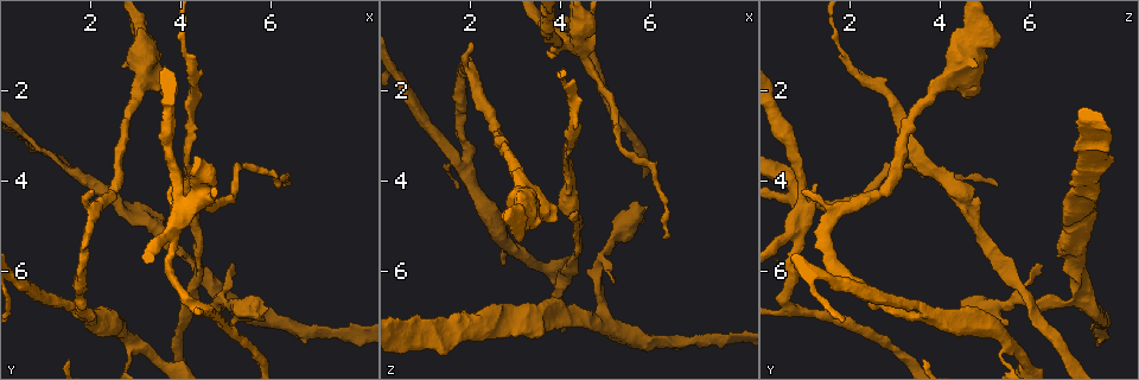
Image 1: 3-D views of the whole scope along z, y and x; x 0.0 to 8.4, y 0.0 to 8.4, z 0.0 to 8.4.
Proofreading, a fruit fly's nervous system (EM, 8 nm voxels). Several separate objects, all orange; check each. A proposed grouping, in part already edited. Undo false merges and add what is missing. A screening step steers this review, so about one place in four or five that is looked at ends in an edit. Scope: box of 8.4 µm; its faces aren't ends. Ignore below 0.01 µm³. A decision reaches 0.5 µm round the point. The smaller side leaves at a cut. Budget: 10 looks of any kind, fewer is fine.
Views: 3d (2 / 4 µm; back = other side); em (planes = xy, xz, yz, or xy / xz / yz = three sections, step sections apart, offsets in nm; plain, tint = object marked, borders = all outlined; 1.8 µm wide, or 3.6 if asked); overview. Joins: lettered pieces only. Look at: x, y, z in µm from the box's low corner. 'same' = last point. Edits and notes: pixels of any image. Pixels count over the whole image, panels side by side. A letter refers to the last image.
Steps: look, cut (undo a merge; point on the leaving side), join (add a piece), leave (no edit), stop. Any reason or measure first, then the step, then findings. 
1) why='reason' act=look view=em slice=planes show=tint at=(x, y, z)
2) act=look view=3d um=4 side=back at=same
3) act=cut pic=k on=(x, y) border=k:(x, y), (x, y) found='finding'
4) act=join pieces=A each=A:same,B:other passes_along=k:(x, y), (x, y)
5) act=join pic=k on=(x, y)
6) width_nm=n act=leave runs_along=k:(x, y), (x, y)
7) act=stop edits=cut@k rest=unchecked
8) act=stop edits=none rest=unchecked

why='free end' act=look view=em slice=yz step=8 show=plain at=(5.70, 6.75, 4.45)

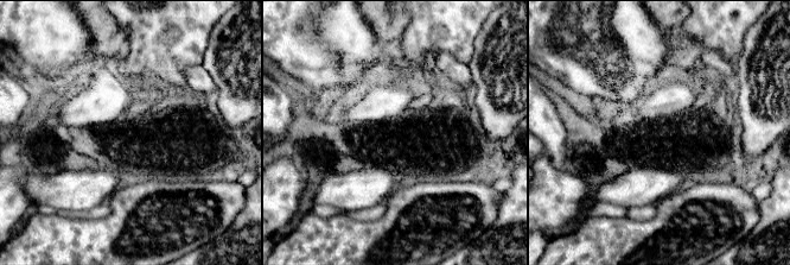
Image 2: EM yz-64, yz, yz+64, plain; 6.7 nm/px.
why='where the object lies' act=look view=em slice=yz step=8 show=tint at=same

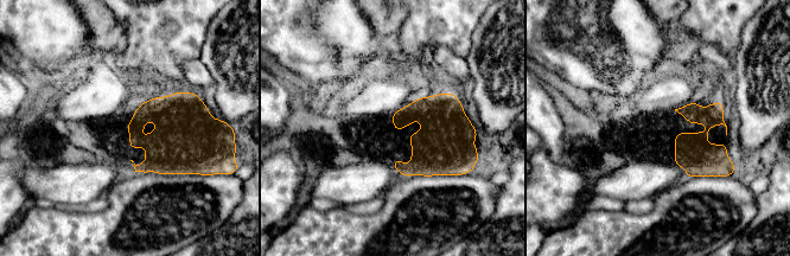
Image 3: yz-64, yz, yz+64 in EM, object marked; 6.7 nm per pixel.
act=look view=em slice=yz step=8 show=borders at=same

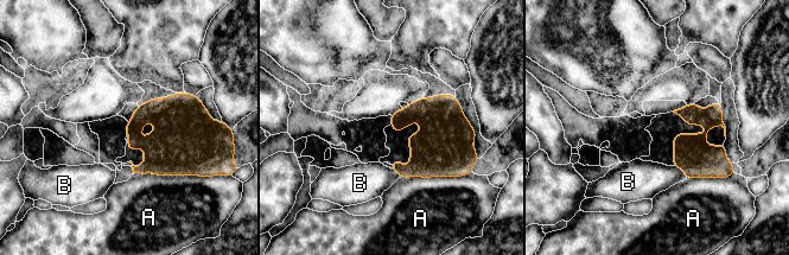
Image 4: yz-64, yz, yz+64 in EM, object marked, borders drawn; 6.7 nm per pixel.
act=leave each=A:other,B:other border=4:(674, 165), (683, 171), (686, 178) found='no lettered piece goes on from it'

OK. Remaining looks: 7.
why='three-way junction' act=look view=3d um=4 at=(3.30, 4.90, 6.90)

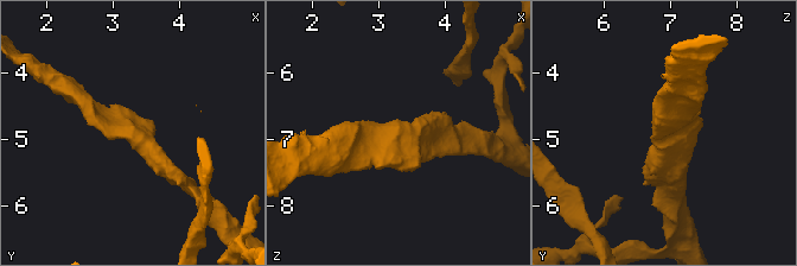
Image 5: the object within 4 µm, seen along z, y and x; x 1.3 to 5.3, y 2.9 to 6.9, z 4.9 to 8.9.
why='now the EM' act=look view=em slice=planes show=plain at=(3.30, 4.90, 6.95)

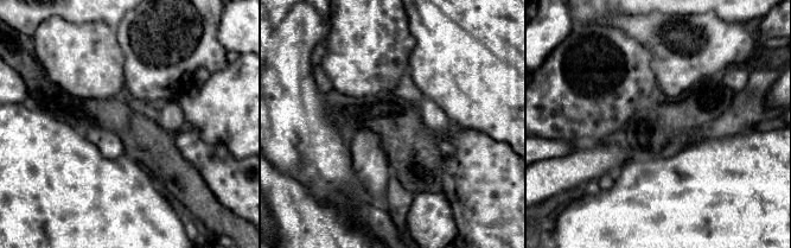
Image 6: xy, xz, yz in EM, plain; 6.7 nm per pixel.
why='see the neighbours' act=look view=em slice=planes show=borders at=same

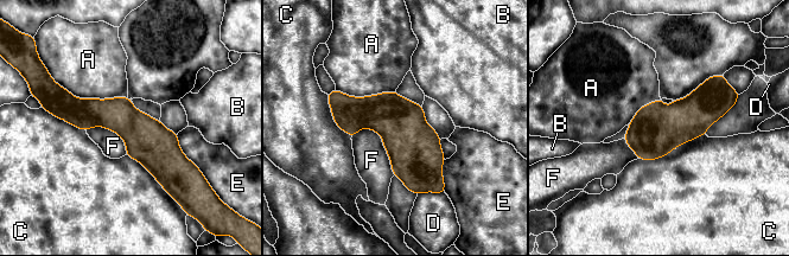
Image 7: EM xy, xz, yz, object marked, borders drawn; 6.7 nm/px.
act=leave each=A:other,B:other,C:other,D:other,E:other,F:other runs_along=7:(59, 110), (119, 114), (188, 164) found='one cell here'

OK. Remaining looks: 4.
why='sudden change in width' act=look view=em slice=planes show=tint at=(1.90, 3.95, 7.15)

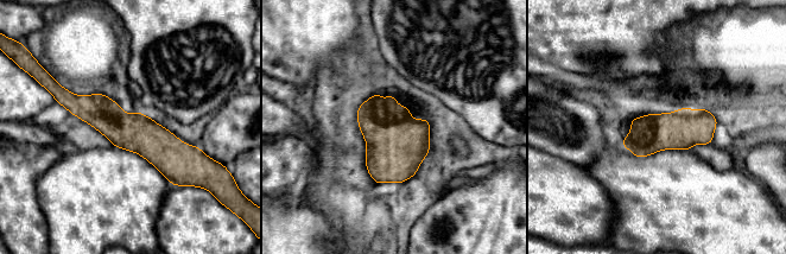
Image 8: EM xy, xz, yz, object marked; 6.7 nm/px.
why='see the neighbours' act=look view=em slice=planes show=borders at=same

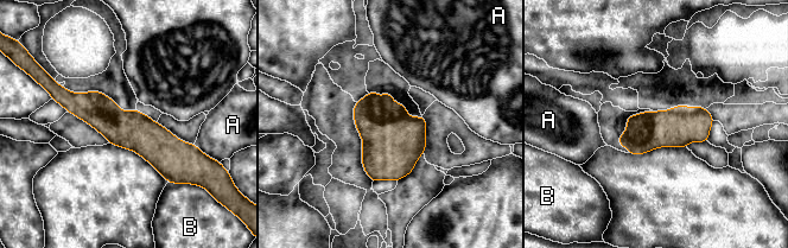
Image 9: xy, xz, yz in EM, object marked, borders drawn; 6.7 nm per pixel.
act=leave each=A:other,B:other border=9:(194, 144), (203, 152) found='all the same cell'

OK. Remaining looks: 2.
why='thin arm on a thick one' act=look view=3d um=4 at=(2.95, 7.60, 5.45)

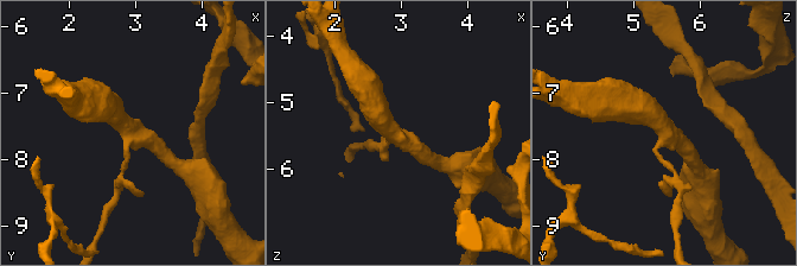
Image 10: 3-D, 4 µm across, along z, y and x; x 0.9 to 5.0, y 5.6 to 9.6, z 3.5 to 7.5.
arms=3 why='shape alone is not enough' act=look view=em slice=planes show=borders at=(2.85, 7.60, 5.50)

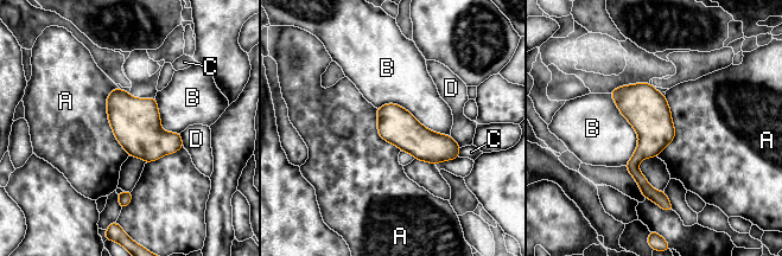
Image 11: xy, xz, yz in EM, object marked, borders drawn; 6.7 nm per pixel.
act=leave each=A:other,B:other,C:other,D:other found='one cell here'

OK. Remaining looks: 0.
act=stop edits=none rest=unchecked

